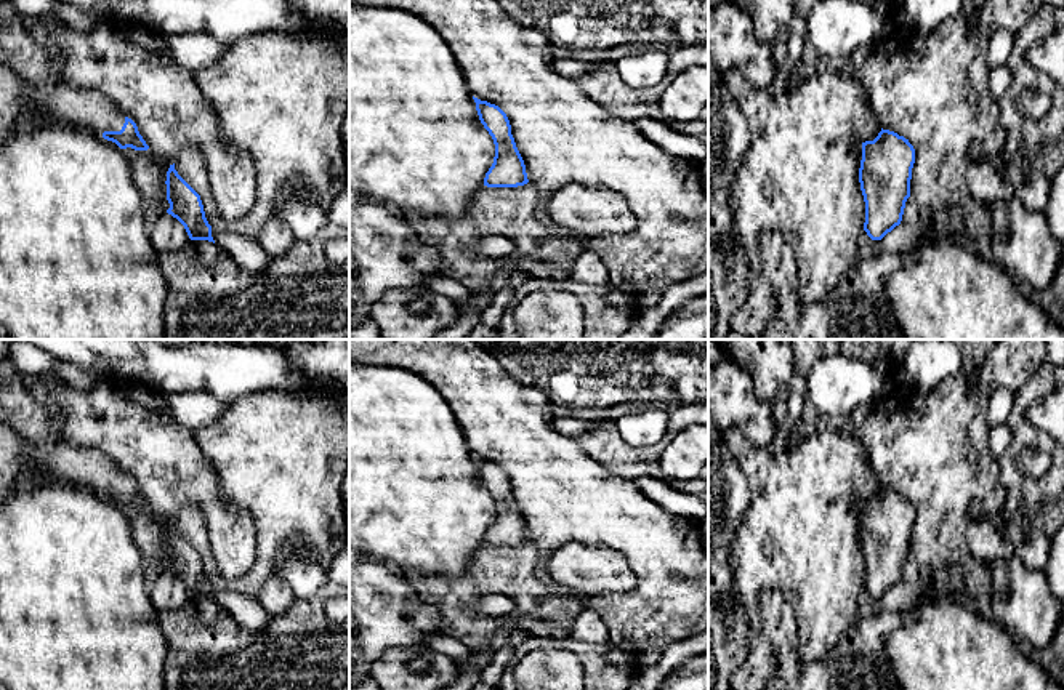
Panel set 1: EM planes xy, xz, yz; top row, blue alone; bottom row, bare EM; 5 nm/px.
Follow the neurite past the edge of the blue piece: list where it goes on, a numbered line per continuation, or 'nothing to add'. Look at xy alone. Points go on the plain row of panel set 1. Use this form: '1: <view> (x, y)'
1: xy (87, 466)

